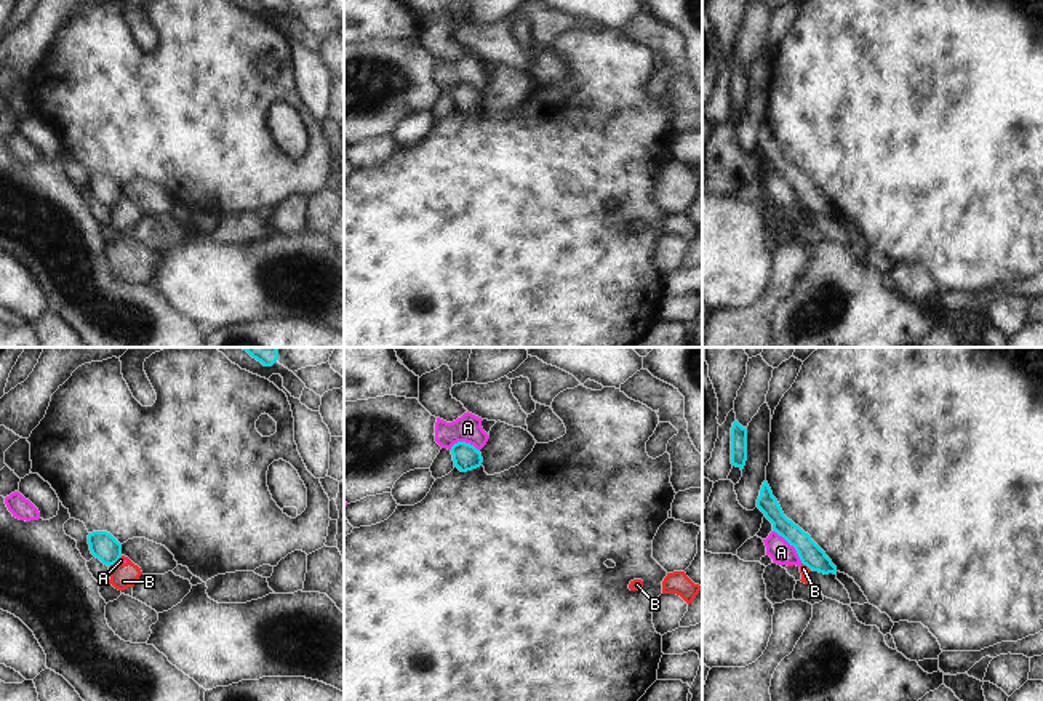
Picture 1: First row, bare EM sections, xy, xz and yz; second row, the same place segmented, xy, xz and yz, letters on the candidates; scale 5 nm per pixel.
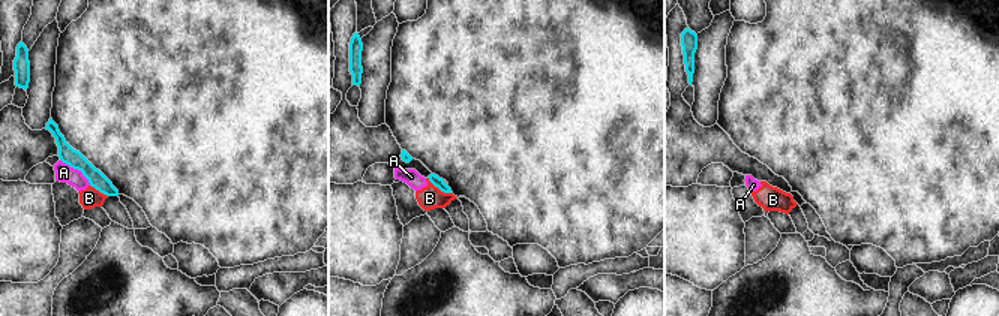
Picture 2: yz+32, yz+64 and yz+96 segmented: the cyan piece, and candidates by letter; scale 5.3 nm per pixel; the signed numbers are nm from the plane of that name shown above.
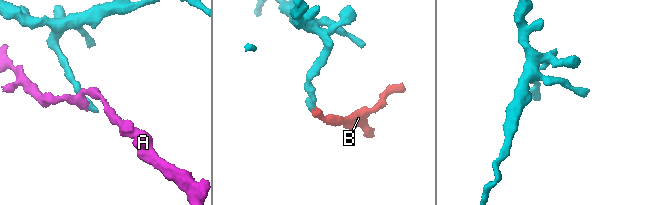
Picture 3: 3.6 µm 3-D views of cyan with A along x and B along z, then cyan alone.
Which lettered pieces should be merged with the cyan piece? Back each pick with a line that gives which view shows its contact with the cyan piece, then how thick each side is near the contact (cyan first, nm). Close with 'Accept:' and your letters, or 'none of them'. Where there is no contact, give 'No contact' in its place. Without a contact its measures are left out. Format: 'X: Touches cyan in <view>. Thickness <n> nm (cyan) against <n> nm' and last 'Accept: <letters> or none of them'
Accept: none of them.

